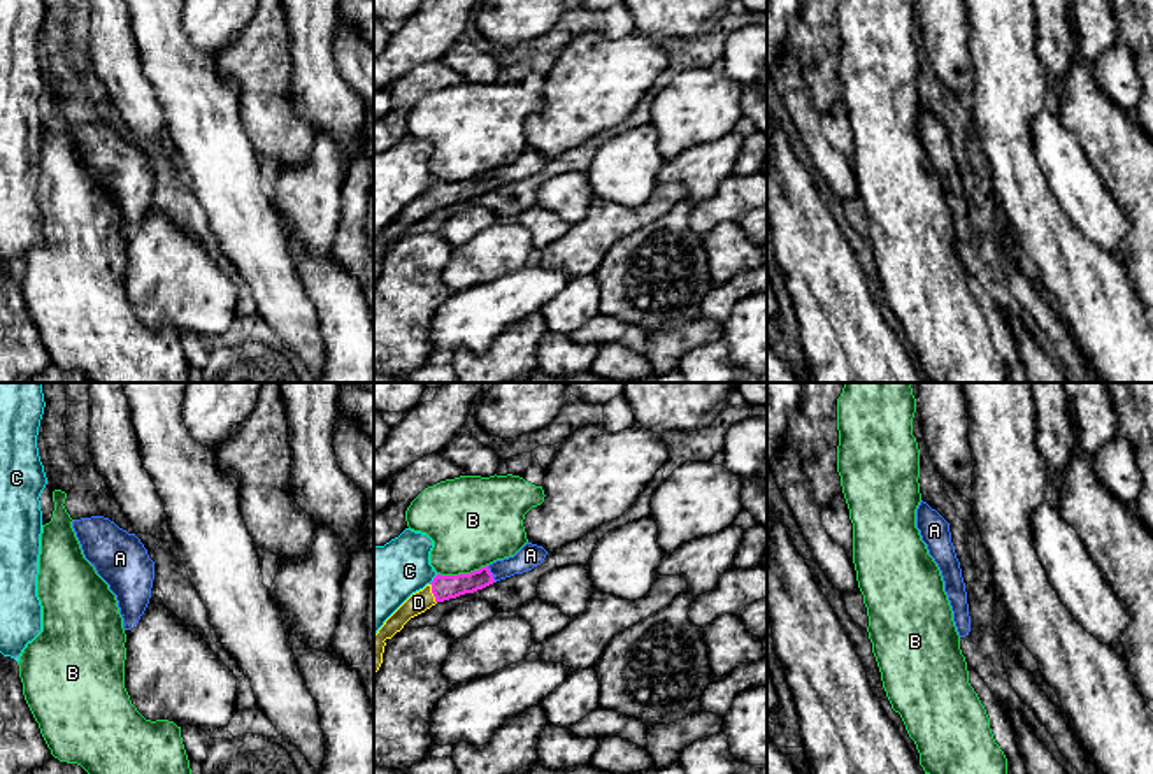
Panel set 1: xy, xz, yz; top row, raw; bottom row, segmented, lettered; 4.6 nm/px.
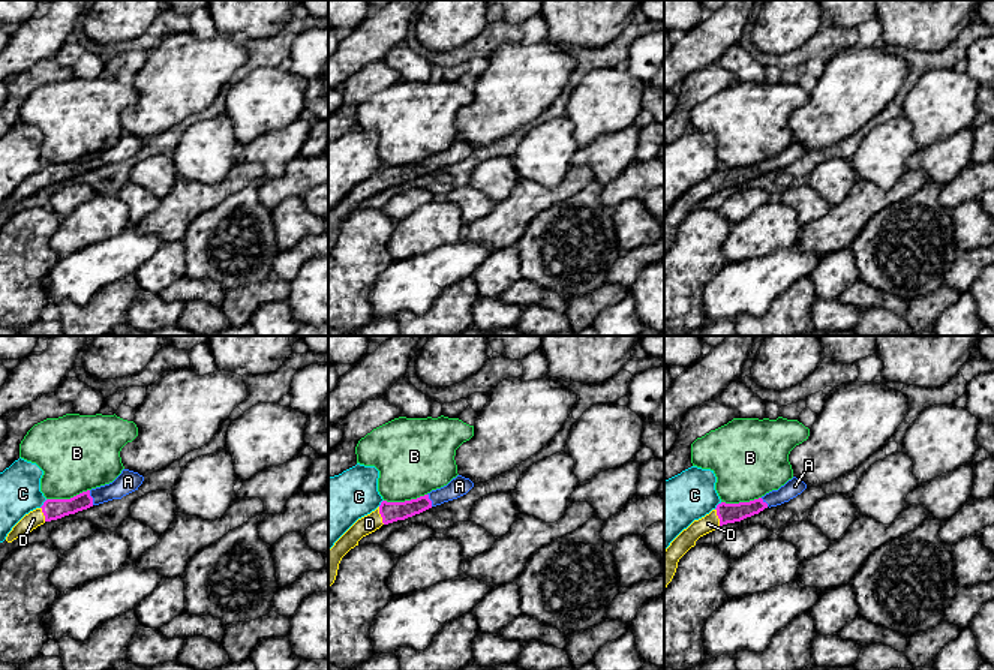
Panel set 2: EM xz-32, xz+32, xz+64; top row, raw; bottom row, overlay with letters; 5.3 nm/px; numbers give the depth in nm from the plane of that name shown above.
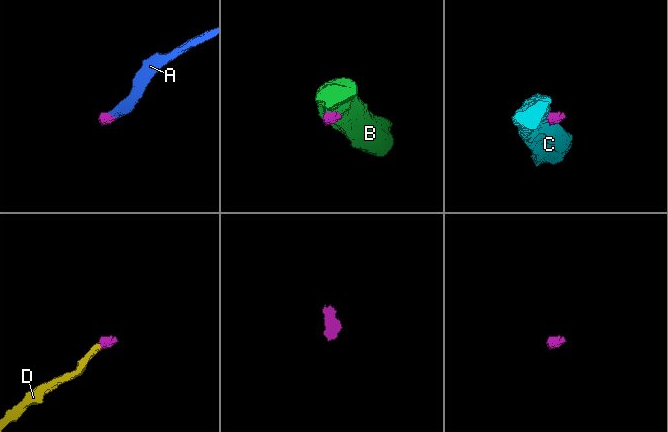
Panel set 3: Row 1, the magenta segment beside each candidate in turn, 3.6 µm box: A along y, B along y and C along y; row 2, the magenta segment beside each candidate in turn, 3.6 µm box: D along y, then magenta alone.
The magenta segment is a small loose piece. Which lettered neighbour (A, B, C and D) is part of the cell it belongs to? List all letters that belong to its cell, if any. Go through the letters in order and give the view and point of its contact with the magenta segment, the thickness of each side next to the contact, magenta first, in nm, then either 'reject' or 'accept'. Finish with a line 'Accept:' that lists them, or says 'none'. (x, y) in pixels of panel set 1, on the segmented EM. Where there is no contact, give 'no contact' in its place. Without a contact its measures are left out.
A: meets magenta in xz at (492, 574); 110 nm thick on the magenta side, 110 nm on the other; accept
B: meets magenta in xz at (462, 574); 110 nm thick on the magenta side, 400 nm on the other; reject
C: meets magenta in xz at (434, 580); 110 nm thick on the magenta side, 300 nm on the other; reject
D: meets magenta in xz at (432, 592); 110 nm thick on the magenta side, 100 nm on the other; accept
Accept: A, D

